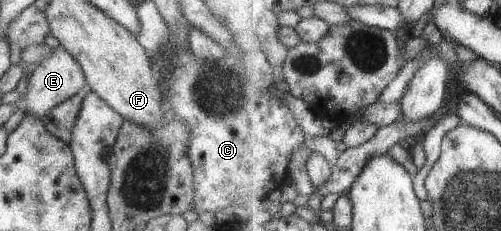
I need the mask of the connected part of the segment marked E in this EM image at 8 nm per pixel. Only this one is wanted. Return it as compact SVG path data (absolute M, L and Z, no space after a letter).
M60 44L52 50L50 57L45 58L38 66L32 67L29 75L28 92L20 100L22 108L34 117L41 119L49 110L67 98L73 97L86 87L86 77L79 62Z

